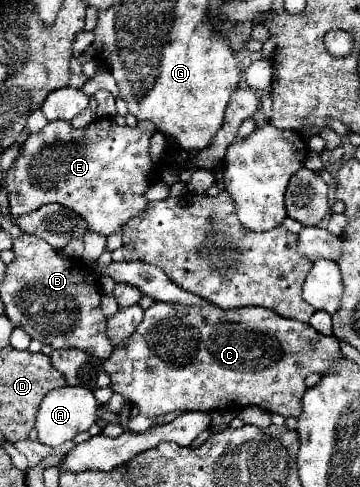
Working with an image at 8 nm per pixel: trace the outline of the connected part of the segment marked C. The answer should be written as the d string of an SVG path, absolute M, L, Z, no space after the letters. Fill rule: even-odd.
M154 303L152 307L148 307L144 311L144 319L142 323L136 327L136 331L128 337L126 345L114 349L114 353L104 361L104 369L110 375L112 383L112 391L120 393L124 399L128 399L128 403L132 407L138 409L140 415L144 415L146 419L150 419L156 425L156 419L160 415L168 415L172 411L226 411L226 409L238 409L238 407L248 407L248 405L256 405L264 411L270 413L280 413L282 417L298 417L302 411L300 399L306 391L304 379L308 373L324 373L334 365L334 357L340 355L340 347L338 347L338 339L334 335L322 335L318 331L314 331L308 323L302 321L294 321L294 319L286 319L276 315L274 311L262 309L262 307L240 307L240 309L220 309L218 305L206 303L202 307L186 307L182 303Z

